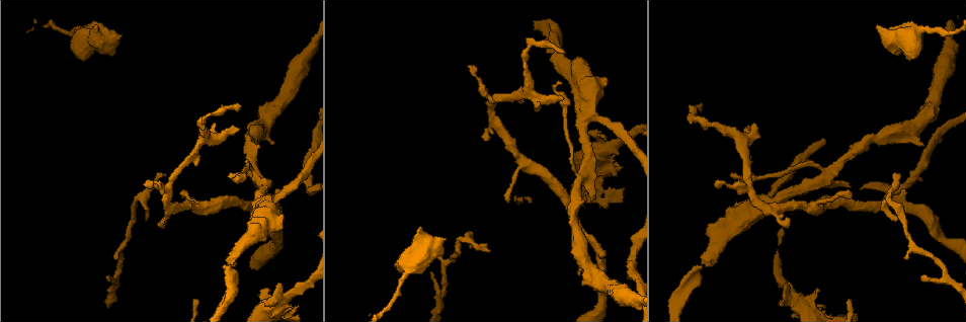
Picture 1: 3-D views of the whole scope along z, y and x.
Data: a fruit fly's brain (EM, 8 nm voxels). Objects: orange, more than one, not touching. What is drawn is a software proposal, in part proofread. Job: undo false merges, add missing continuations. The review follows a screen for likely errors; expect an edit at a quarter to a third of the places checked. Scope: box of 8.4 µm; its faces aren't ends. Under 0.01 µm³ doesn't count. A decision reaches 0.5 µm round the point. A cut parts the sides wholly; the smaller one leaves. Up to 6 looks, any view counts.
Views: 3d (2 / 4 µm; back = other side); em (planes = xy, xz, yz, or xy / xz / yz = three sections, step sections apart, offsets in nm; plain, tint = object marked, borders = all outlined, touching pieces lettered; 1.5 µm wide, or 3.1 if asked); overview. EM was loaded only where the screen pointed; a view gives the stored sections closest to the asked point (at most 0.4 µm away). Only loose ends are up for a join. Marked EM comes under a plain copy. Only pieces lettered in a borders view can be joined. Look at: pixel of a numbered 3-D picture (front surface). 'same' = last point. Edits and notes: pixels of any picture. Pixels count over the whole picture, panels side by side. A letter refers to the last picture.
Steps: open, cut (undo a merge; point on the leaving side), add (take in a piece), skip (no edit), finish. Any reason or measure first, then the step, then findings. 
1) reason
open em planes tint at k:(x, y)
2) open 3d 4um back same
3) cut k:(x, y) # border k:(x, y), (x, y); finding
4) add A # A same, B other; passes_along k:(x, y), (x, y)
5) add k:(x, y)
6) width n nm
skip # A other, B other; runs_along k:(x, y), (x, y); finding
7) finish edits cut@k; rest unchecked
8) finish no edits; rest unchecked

open 3d 2um at 1:(691, 115)

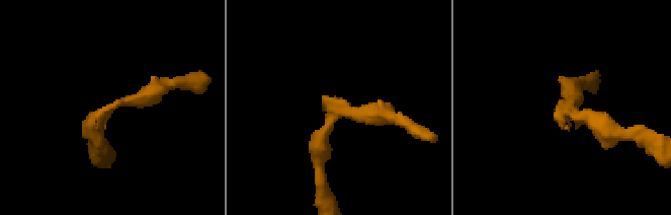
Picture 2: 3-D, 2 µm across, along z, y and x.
now the EM
open em yz step 8 tint at 2:(123, 103)

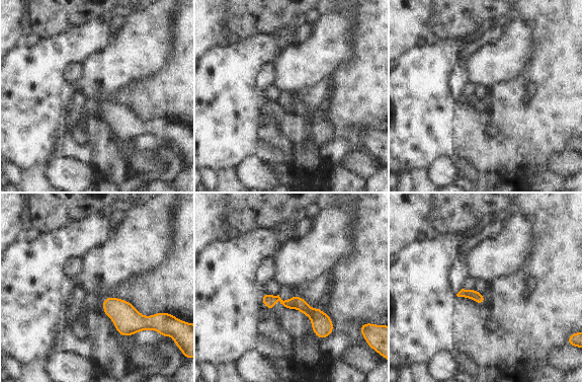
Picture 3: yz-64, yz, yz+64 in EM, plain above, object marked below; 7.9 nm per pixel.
see the neighbours
open em yz step 8 borders same

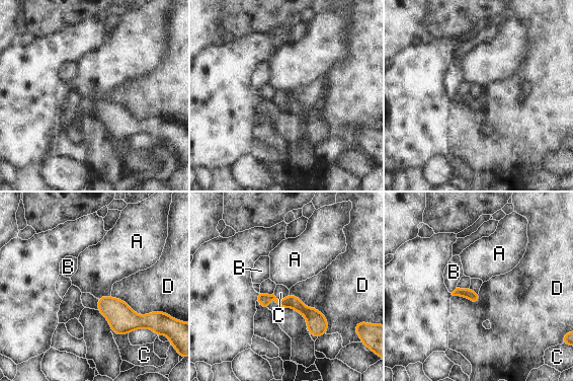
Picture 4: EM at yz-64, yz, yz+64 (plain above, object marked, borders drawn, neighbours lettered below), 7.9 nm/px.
longest_contact D 400 nm
skip # A other, B other, C other, D other; continuous, no second cell

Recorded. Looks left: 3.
thick end
open em xz step 8 borders at 1:(122, 36)

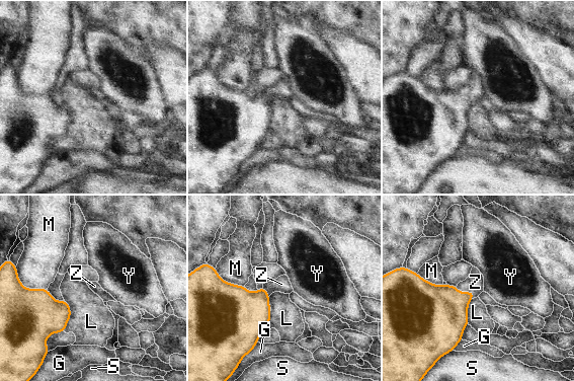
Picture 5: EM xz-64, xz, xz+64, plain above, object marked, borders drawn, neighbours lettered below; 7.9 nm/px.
cut it another way
open em planes borders same

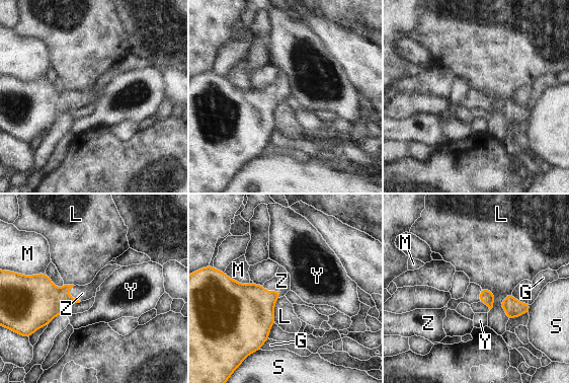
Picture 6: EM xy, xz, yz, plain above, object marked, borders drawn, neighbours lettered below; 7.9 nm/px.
add Z # G other, L other, M other, S other, Y other, Z same; it goes on there

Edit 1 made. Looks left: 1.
finish edits add@6; rest unchecked

